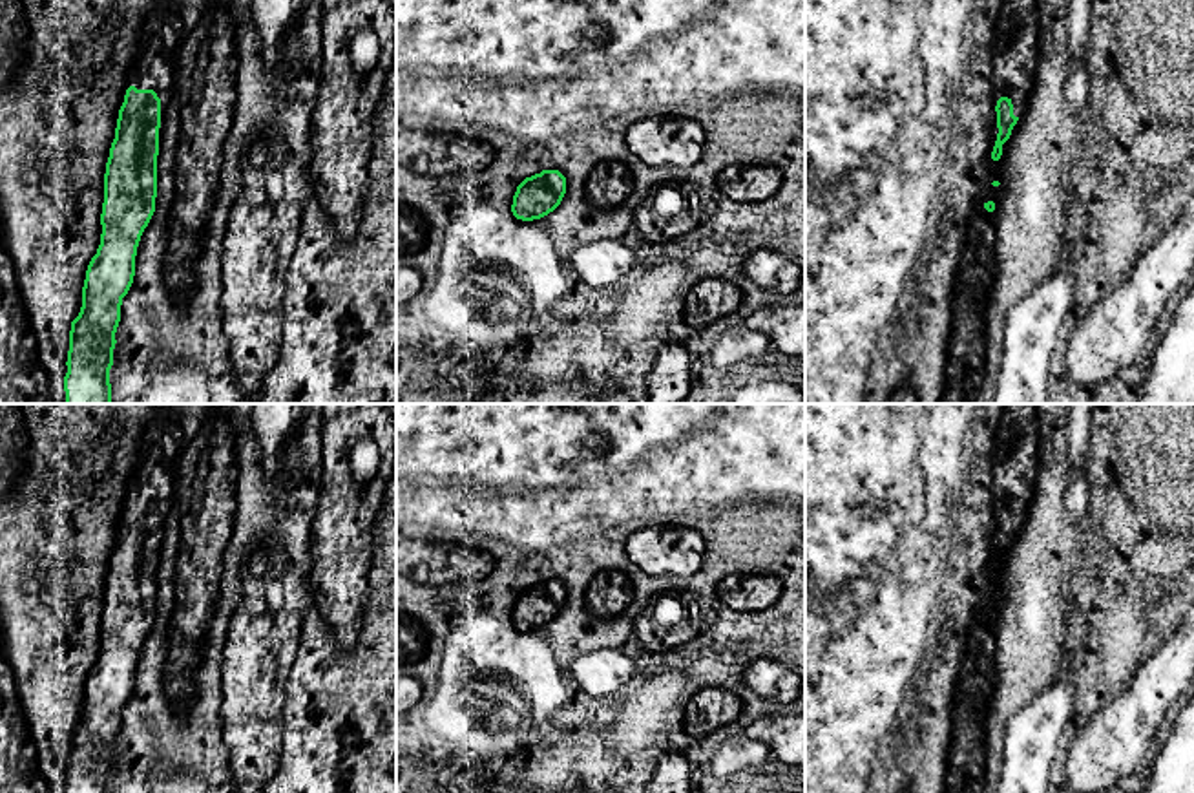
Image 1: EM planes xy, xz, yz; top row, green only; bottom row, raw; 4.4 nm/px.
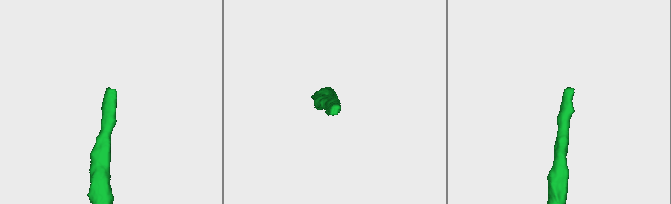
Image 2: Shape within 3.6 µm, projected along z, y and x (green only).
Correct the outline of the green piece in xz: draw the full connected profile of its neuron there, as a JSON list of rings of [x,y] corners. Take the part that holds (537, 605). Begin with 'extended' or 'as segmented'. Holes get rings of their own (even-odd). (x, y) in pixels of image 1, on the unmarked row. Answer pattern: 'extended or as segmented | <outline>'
as segmented | [[[542,579],[517,596],[511,621],[522,630],[540,629],[560,614],[564,603],[566,587],[559,579]]]

